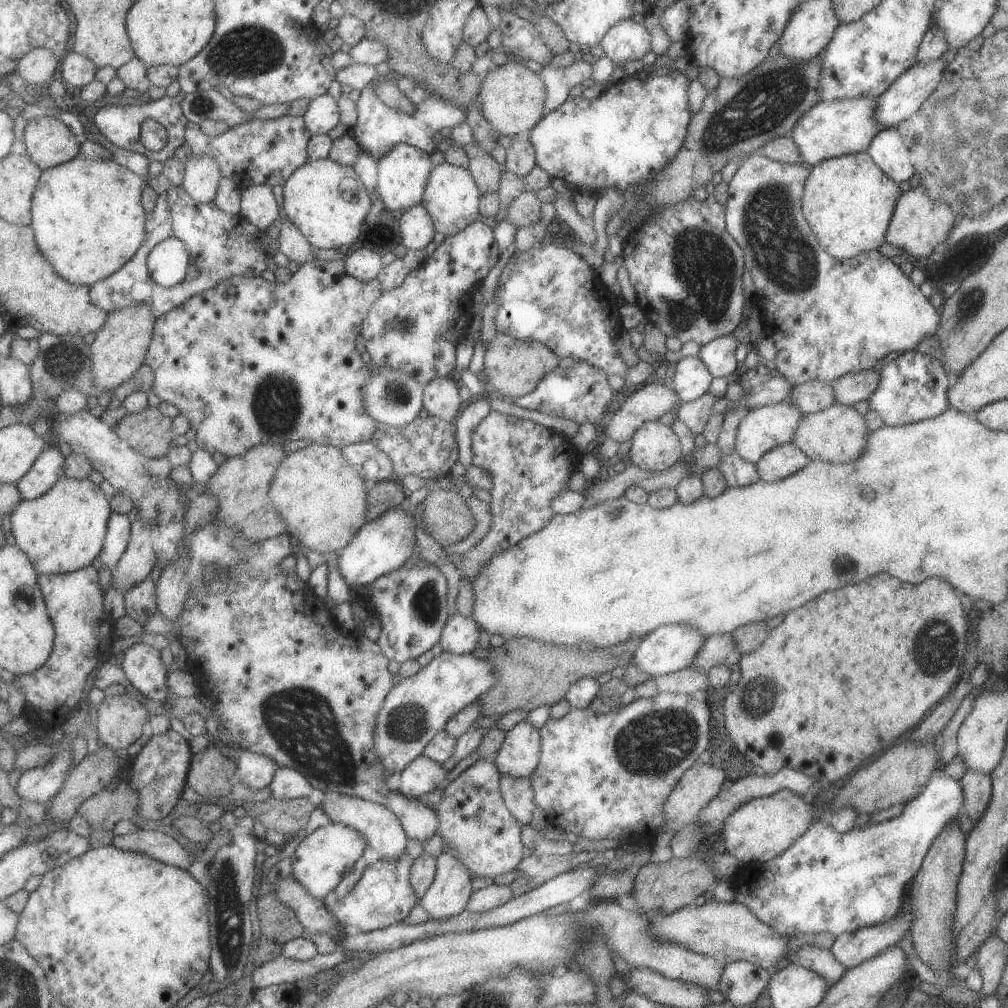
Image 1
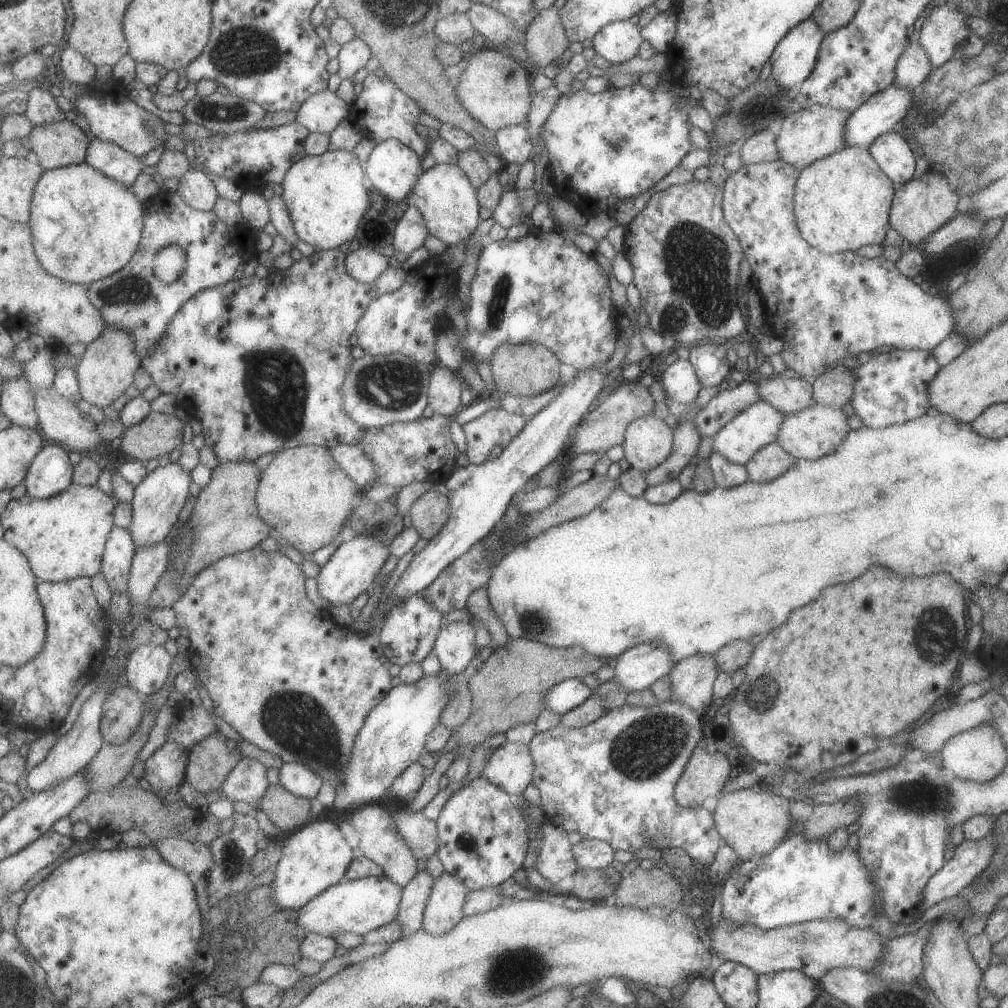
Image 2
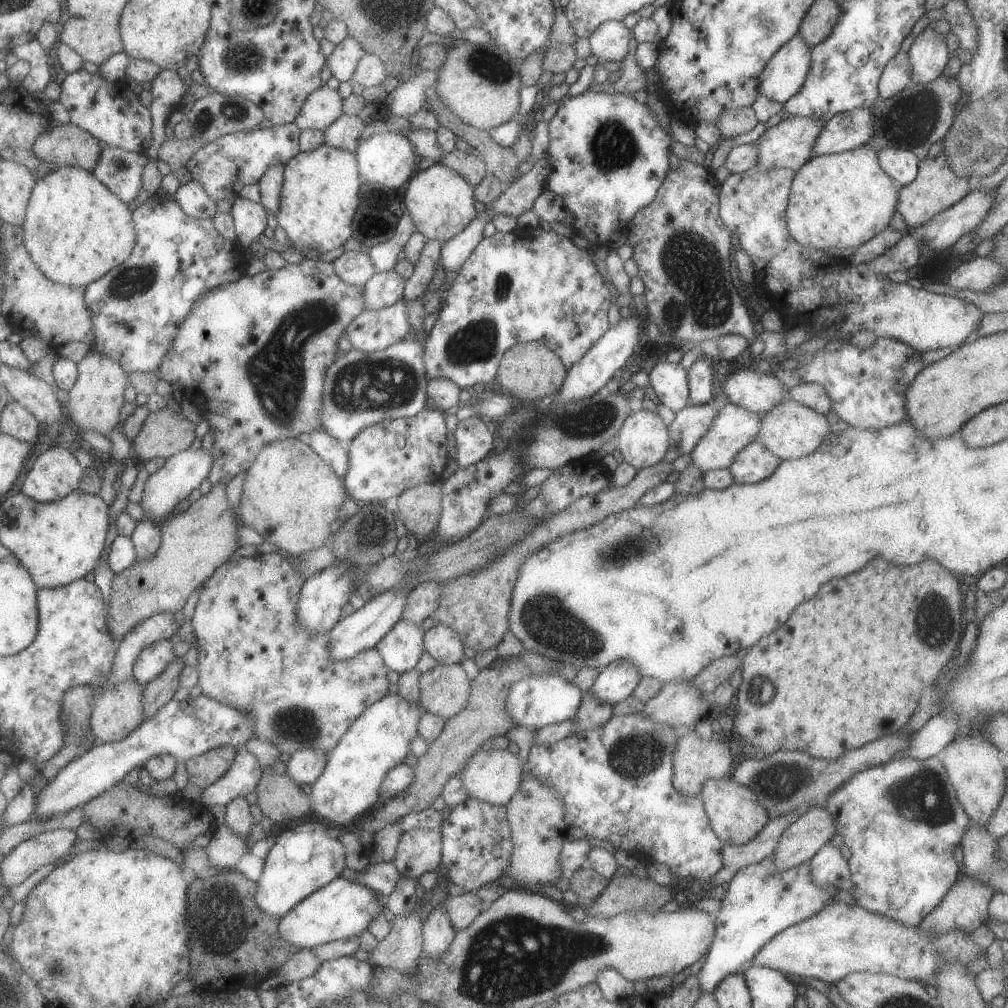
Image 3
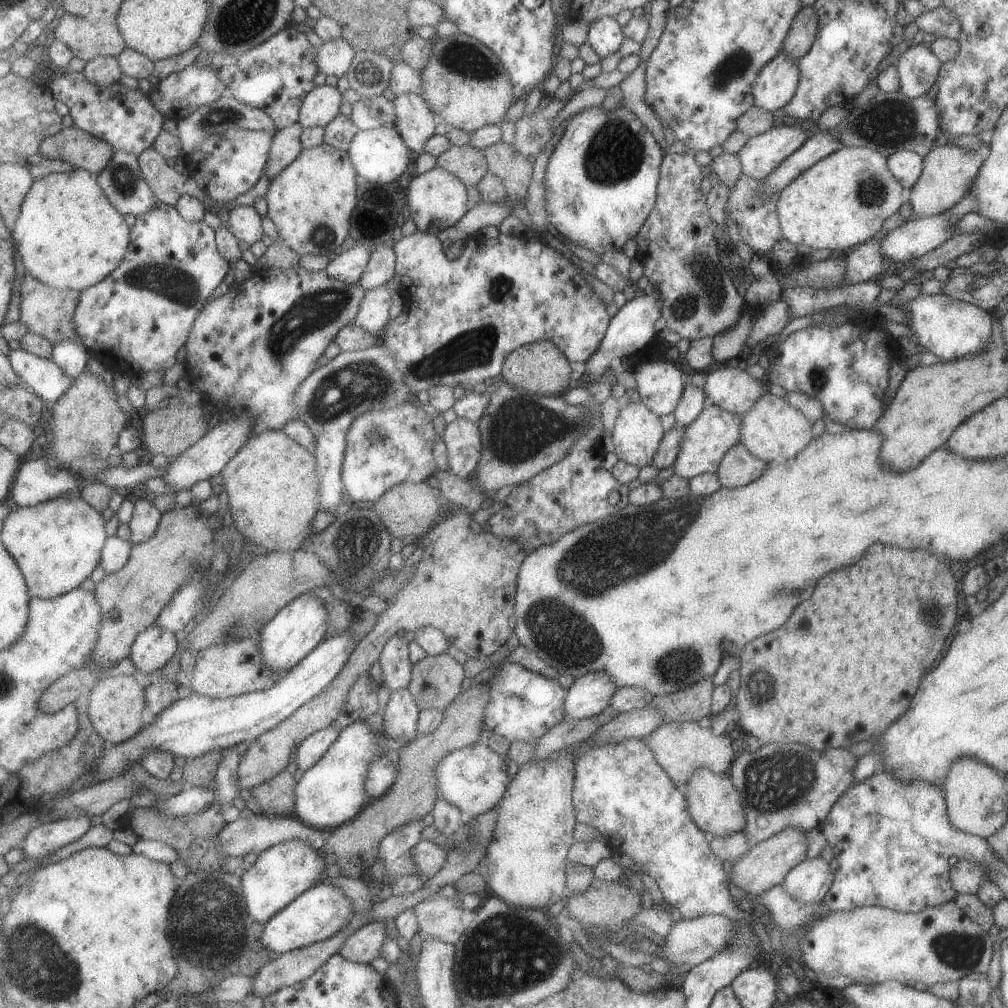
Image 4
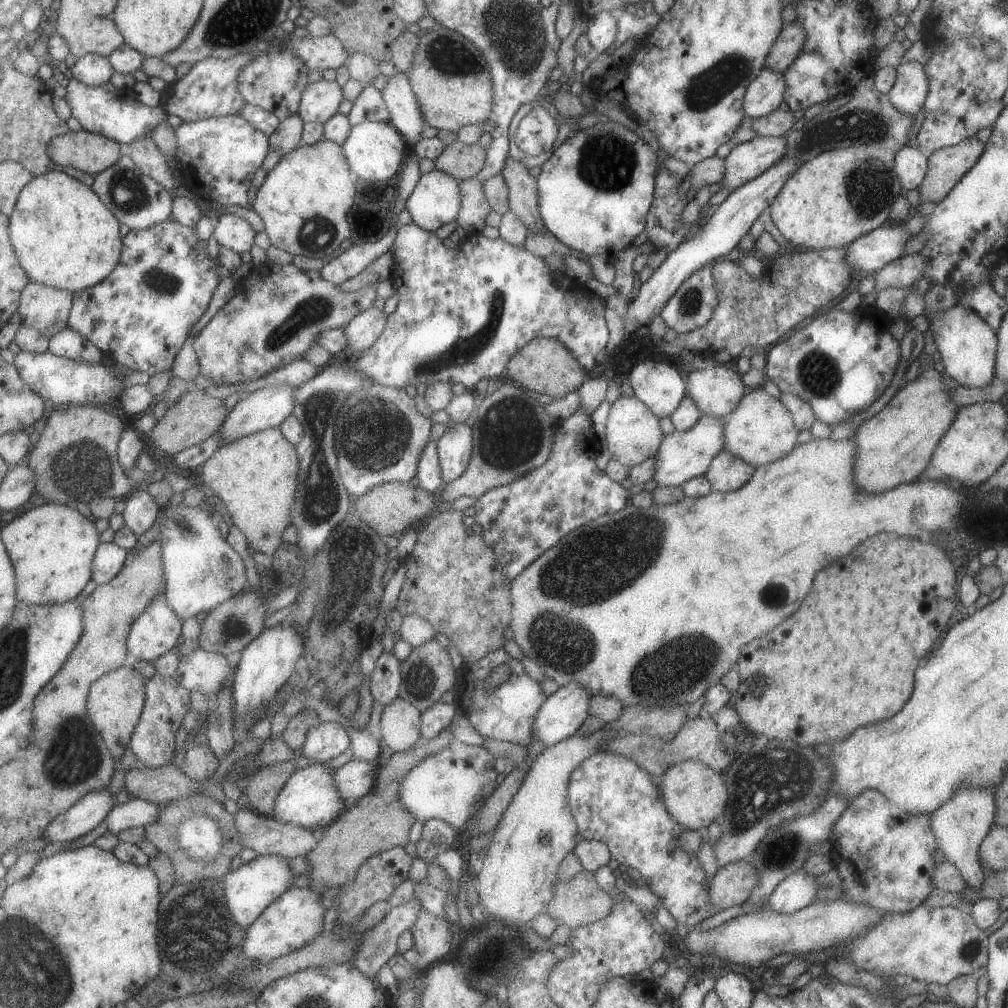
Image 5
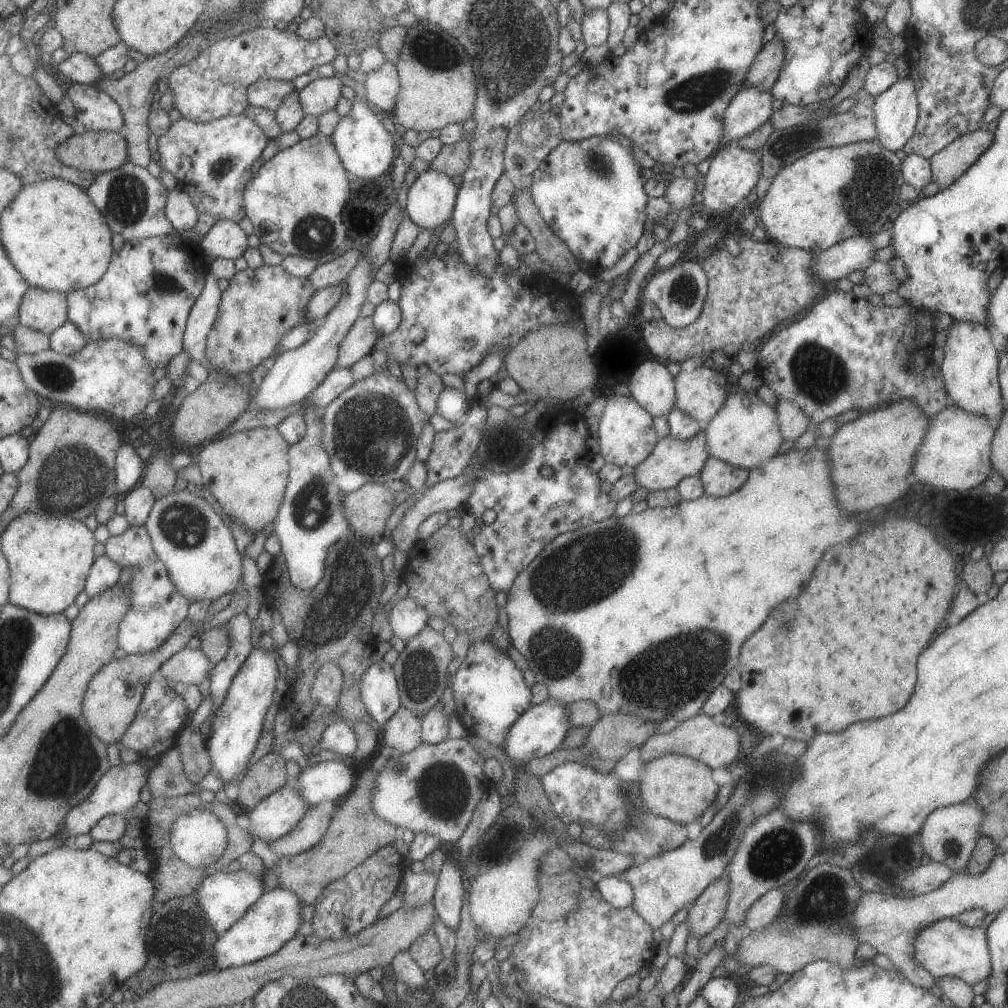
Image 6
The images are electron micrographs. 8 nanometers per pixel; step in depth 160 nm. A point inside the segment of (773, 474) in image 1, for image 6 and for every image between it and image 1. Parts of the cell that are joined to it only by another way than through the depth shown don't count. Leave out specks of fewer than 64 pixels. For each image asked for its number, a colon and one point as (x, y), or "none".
2: (771, 461)
3: (754, 463)
4: (738, 466)
5: (726, 472)
6: (719, 479)

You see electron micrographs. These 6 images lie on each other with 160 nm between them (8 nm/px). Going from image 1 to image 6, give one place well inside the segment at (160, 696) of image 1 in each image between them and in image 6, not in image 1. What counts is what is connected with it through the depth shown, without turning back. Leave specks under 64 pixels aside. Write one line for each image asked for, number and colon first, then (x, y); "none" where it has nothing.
2: (149, 666)
3: (153, 661)
4: (155, 647)
5: (155, 632)
6: (157, 607)

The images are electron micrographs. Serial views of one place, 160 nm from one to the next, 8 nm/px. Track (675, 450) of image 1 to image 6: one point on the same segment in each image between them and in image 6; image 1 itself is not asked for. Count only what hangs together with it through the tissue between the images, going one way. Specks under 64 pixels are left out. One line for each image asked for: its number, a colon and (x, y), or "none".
2: (647, 442)
3: (642, 440)
4: (636, 434)
5: (633, 434)
6: (626, 437)

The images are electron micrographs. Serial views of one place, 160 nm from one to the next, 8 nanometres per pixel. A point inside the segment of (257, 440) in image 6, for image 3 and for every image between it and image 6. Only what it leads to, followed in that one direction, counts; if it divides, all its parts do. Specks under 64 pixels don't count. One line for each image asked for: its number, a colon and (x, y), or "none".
3: (291, 496)
4: (273, 483)
5: (257, 477)

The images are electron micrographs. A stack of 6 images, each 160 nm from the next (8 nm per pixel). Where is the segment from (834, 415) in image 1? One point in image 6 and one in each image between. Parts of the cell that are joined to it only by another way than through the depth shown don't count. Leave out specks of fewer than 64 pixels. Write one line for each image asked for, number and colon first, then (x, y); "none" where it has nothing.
2: (817, 430)
3: (789, 430)
4: (773, 431)
5: (760, 430)
6: (744, 432)

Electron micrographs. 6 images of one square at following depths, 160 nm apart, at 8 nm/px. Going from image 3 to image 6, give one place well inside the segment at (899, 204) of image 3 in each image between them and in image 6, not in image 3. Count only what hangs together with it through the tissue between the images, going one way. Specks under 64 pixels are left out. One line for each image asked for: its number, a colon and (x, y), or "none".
4: (947, 174)
5: (945, 166)
6: (951, 161)

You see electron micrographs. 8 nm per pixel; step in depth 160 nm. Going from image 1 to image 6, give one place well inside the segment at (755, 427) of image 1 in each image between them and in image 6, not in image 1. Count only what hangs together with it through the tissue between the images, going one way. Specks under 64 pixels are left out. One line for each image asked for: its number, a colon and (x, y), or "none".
2: (755, 426)
3: (733, 427)
4: (705, 440)
5: (682, 455)
6: (671, 460)

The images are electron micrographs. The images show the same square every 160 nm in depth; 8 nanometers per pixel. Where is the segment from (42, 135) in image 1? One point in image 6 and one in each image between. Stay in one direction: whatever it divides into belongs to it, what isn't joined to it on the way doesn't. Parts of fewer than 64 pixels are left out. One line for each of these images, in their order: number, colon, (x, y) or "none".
2: (60, 144)
3: (68, 144)
4: (73, 145)
5: (89, 152)
6: (100, 152)

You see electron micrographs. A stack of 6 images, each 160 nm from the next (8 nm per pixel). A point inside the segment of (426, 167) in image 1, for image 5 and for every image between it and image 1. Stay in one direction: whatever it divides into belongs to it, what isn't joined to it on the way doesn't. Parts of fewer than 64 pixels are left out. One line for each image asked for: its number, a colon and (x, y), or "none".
2: (394, 168)
3: (390, 159)
4: (381, 155)
5: (376, 150)

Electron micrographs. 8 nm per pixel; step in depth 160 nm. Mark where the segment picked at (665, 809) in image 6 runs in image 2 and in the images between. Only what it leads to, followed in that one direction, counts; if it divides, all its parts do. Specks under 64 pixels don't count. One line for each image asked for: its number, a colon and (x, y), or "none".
2: (751, 822)
3: (735, 816)
4: (713, 802)
5: (693, 794)

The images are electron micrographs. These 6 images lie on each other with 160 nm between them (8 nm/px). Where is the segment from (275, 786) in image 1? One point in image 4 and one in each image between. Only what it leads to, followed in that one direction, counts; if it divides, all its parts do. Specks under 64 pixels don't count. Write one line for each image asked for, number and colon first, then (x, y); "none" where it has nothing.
2: (296, 777)
3: (306, 766)
4: (310, 751)

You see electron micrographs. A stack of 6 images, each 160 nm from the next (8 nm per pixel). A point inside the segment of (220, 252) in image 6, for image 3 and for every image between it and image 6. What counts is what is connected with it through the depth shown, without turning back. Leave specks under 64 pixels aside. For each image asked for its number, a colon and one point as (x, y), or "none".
3: (251, 217)
4: (245, 222)
5: (231, 230)

